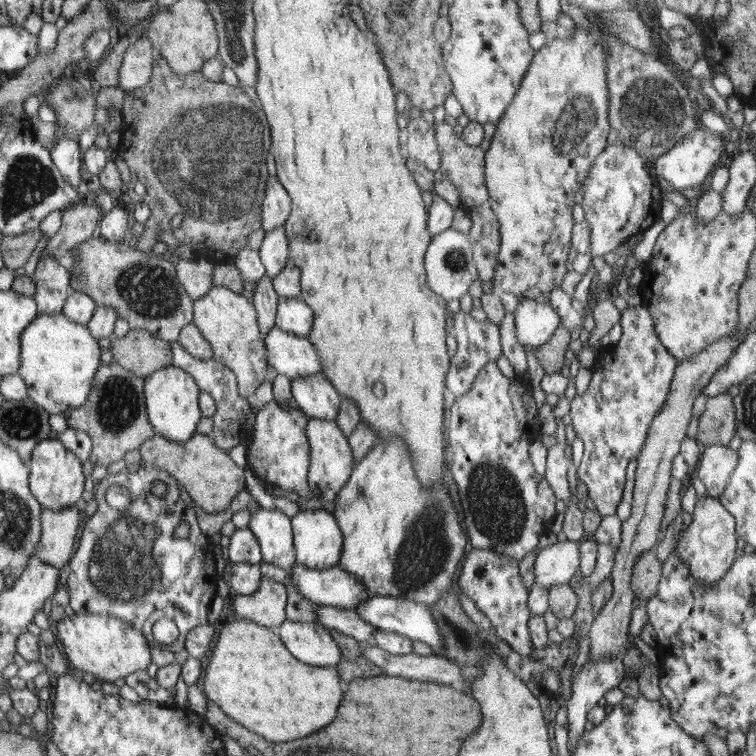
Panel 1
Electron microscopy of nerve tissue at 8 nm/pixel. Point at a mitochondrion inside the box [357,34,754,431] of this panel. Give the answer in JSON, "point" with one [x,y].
{"point":[650,111]}

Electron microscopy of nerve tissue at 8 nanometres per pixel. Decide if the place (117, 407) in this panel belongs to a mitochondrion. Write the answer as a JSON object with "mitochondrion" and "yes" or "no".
{"mitochondrion":"yes"}

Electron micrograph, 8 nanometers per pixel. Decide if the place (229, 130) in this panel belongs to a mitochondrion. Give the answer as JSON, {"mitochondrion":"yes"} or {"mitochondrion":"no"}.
{"mitochondrion":"yes"}

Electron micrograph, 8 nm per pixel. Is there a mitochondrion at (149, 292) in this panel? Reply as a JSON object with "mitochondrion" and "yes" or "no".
{"mitochondrion":"yes"}

